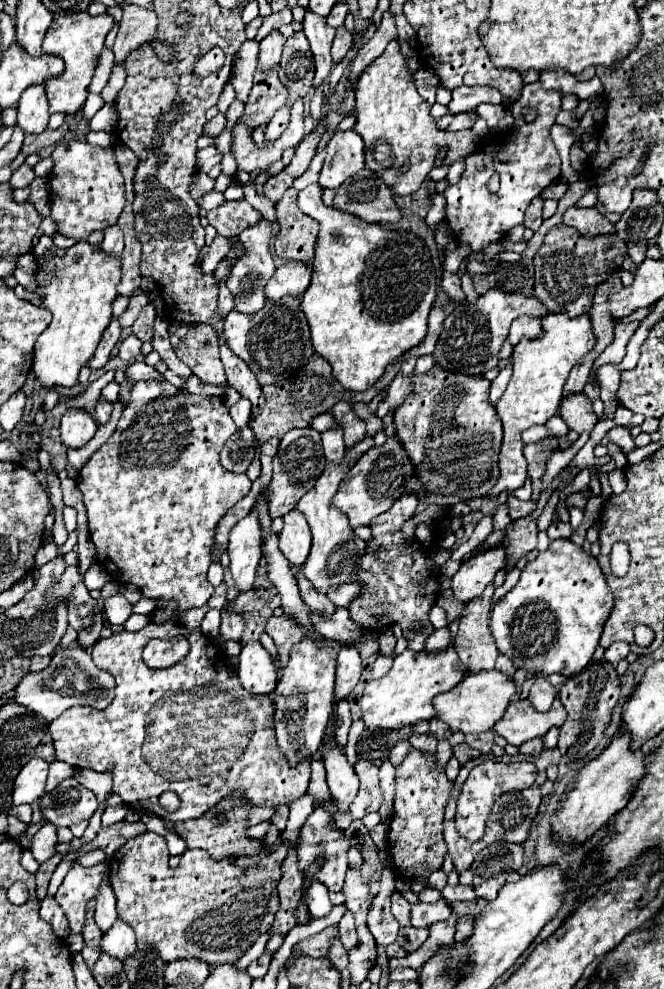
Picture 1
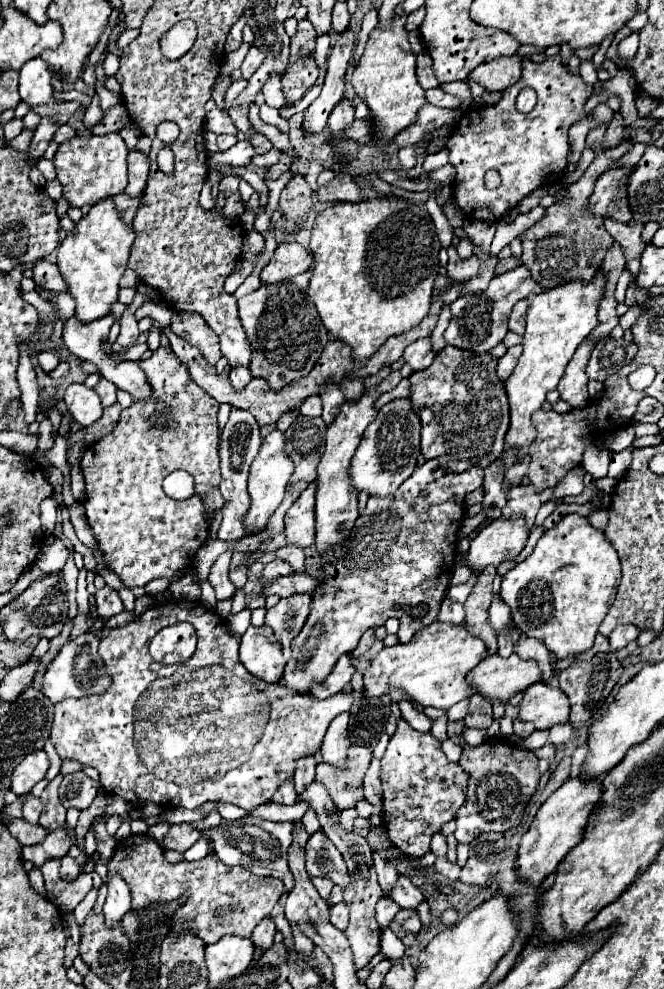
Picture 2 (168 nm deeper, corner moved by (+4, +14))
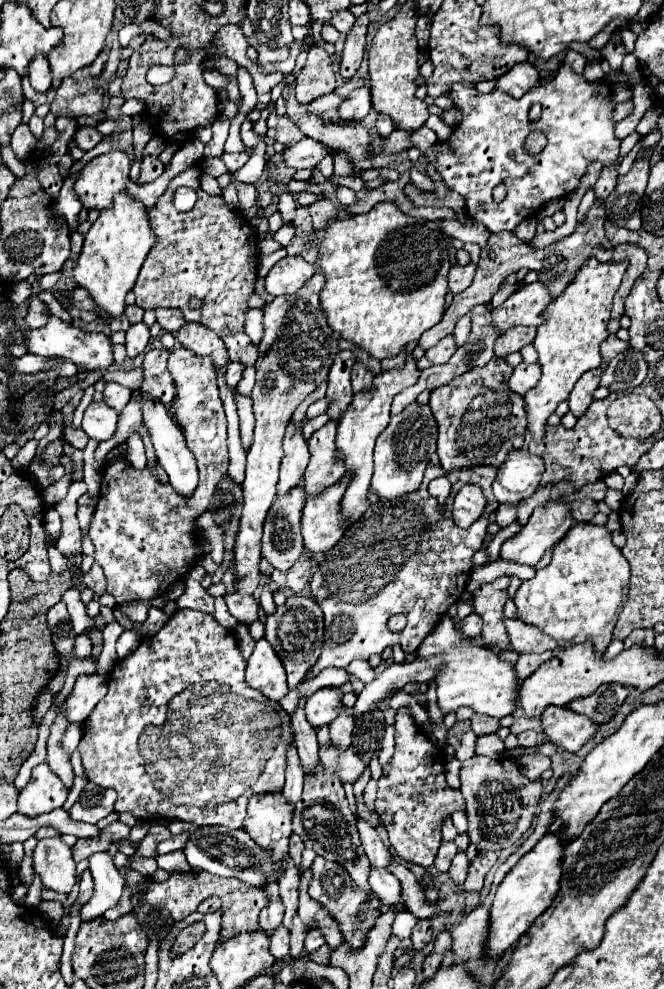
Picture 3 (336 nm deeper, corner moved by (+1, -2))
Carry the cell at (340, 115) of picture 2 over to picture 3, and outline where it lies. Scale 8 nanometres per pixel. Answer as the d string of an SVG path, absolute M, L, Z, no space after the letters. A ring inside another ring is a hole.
M362 86L358 90L354 90L338 108L340 120L344 122L356 122L362 120L368 112L370 112L370 92L368 86Z

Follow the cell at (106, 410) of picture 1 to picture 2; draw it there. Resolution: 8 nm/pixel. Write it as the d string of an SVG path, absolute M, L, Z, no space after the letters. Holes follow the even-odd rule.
M105 378L99 380L99 384L95 386L95 392L101 396L101 402L103 402L105 408L117 402L117 386L113 382L105 380Z

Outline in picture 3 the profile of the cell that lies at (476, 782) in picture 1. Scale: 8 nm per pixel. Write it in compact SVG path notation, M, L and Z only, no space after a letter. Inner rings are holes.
M408 708L396 712L396 752L378 780L376 810L388 830L388 838L396 854L412 864L430 868L440 846L442 822L458 810L466 808L460 790L446 786L444 754L414 724Z

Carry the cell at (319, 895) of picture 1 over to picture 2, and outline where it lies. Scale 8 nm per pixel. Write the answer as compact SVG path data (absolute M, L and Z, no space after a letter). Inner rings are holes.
M243 816L239 820L223 820L217 828L207 828L201 832L201 836L211 844L213 852L221 862L227 866L243 866L251 870L257 876L273 876L281 878L285 882L285 888L293 888L293 876L287 866L287 850L271 850L269 852L269 840L291 840L293 836L293 824L291 822L269 822L255 816ZM279 836L279 838L273 838ZM287 836L287 838L283 838Z

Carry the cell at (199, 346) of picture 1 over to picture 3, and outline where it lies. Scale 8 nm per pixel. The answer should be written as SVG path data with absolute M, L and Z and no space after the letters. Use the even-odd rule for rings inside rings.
M196 322L184 324L176 332L176 340L182 348L192 350L196 356L210 356L216 372L220 372L228 364L228 352L224 348L224 342L202 324Z

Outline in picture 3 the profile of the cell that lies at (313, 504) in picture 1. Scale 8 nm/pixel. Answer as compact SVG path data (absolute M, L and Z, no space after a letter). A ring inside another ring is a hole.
M408 352L406 366L402 370L388 370L388 372L378 374L378 378L374 378L372 390L362 392L360 396L354 396L350 408L346 410L346 414L338 422L336 460L344 464L344 468L346 468L344 476L350 478L346 494L344 494L342 502L340 502L340 514L344 516L344 522L348 526L354 524L354 522L358 522L360 516L364 516L364 508L370 506L368 504L368 486L370 486L370 478L372 478L372 450L374 450L376 436L388 426L392 398L398 392L402 392L404 388L416 384L418 376L420 376L420 370L416 368L416 362L414 362L412 354Z

